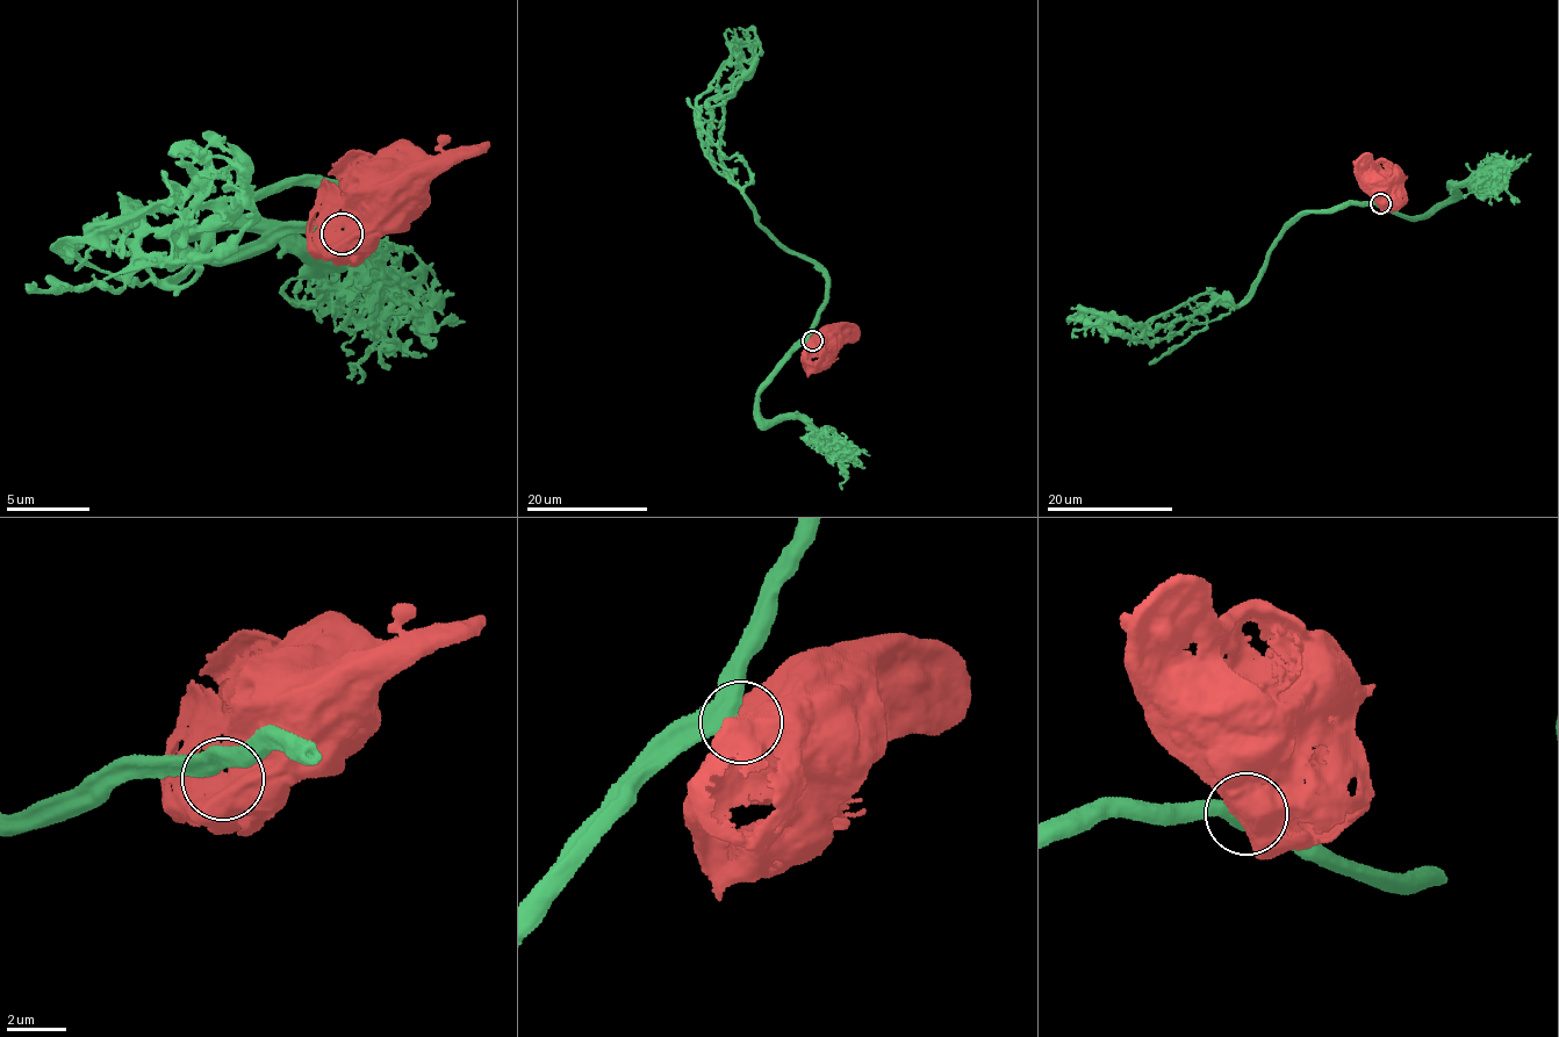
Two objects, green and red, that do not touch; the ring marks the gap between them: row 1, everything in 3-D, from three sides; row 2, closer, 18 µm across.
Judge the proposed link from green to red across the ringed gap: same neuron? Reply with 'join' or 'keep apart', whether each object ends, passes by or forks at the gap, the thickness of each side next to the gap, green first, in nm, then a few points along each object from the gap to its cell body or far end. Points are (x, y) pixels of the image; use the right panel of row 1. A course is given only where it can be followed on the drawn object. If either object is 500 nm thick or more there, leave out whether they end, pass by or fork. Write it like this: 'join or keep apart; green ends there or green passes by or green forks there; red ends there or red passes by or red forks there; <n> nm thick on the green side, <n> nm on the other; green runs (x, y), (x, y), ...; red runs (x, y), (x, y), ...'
join; 460 nm thick on the green side, 900 nm on the other; green runs (1379, 203), (1300, 217), (1234, 305), (1206, 294), (1140, 325), (1085, 312), (1067, 322); red runs (1380, 204), (1380, 196), (1369, 185), (1371, 180), (1374, 181)

